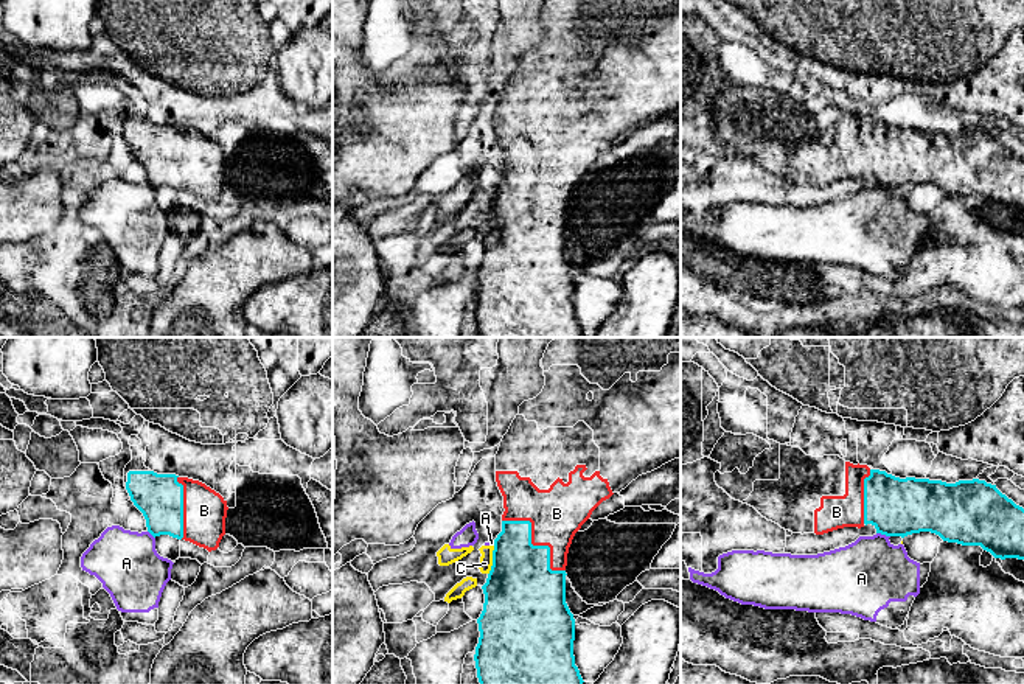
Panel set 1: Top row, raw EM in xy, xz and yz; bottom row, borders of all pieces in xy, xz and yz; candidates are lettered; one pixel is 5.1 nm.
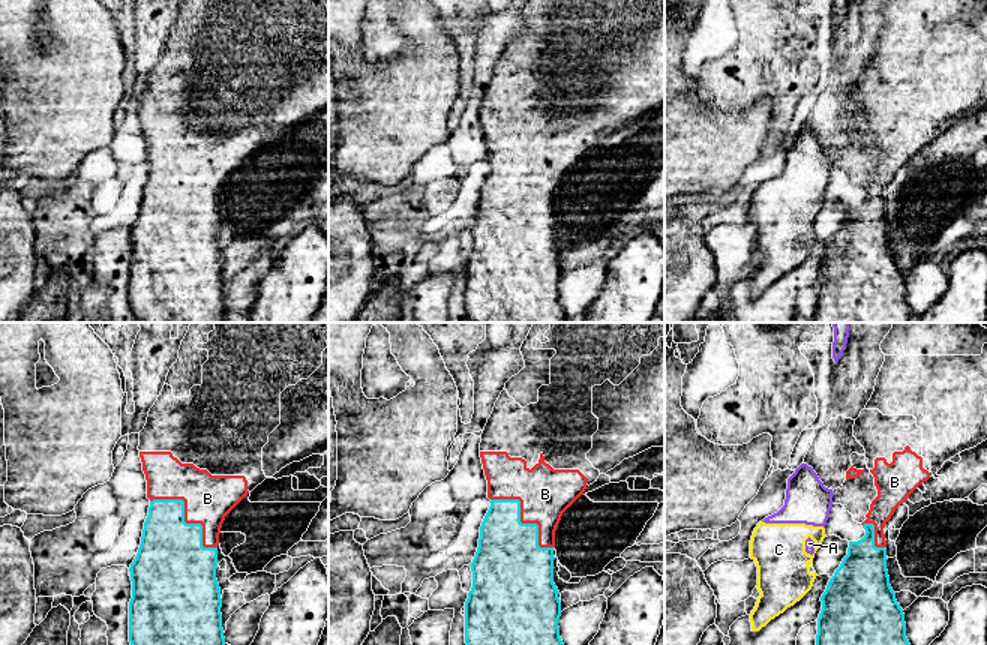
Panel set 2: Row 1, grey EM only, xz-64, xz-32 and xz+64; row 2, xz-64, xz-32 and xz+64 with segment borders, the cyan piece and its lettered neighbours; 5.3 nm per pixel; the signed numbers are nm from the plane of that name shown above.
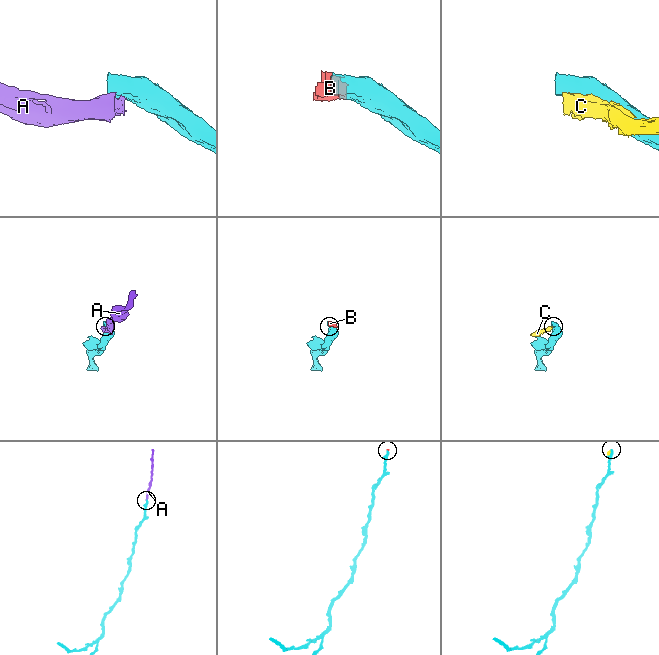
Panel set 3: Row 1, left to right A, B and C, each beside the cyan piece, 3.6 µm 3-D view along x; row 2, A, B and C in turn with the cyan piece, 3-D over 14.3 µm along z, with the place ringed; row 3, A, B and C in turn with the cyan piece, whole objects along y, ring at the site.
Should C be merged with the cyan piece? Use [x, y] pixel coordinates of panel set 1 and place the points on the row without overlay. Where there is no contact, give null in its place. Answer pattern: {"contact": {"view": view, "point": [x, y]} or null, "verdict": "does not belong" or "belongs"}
{"contact": {"view": "xz", "point": [493, 212]}, "verdict": "does not belong"}

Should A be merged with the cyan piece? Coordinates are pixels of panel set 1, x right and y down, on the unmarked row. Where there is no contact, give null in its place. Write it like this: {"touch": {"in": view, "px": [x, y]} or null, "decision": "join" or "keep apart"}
{"touch": {"in": "yz", "px": [883, 185]}, "decision": "keep apart"}

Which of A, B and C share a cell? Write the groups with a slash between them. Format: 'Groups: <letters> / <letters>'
Groups: A C / B

